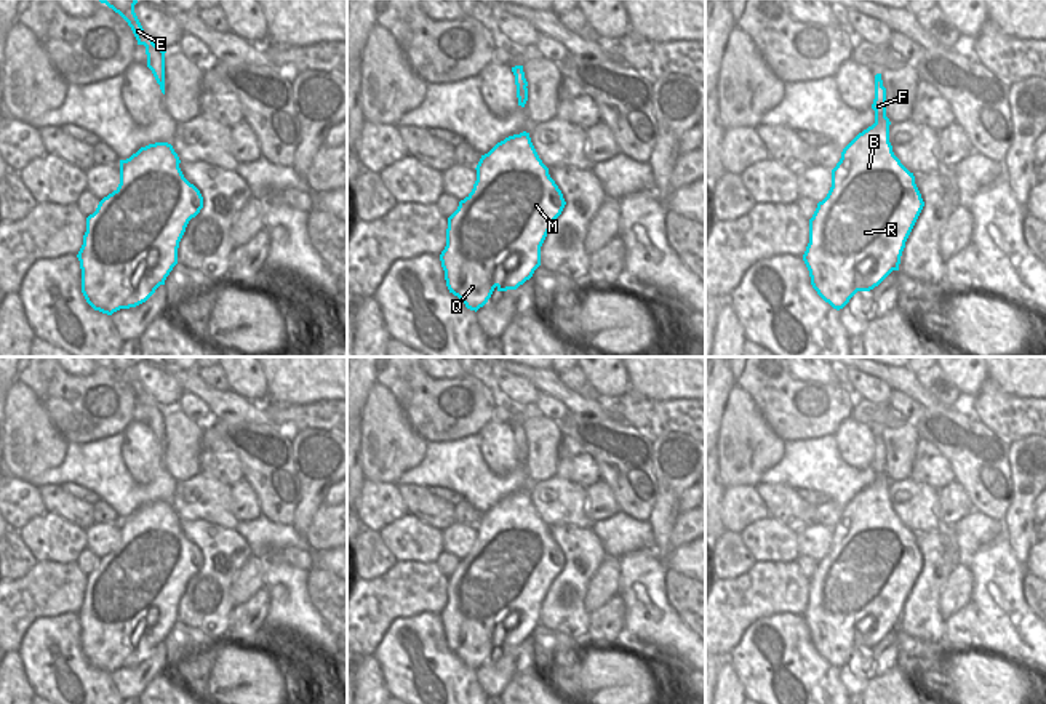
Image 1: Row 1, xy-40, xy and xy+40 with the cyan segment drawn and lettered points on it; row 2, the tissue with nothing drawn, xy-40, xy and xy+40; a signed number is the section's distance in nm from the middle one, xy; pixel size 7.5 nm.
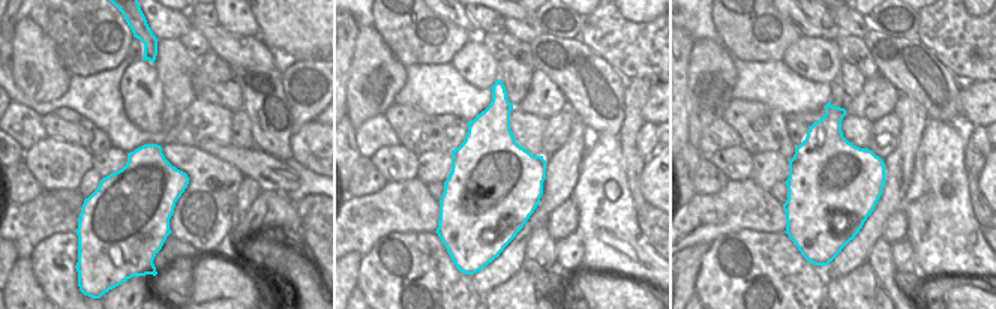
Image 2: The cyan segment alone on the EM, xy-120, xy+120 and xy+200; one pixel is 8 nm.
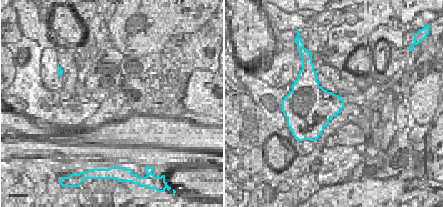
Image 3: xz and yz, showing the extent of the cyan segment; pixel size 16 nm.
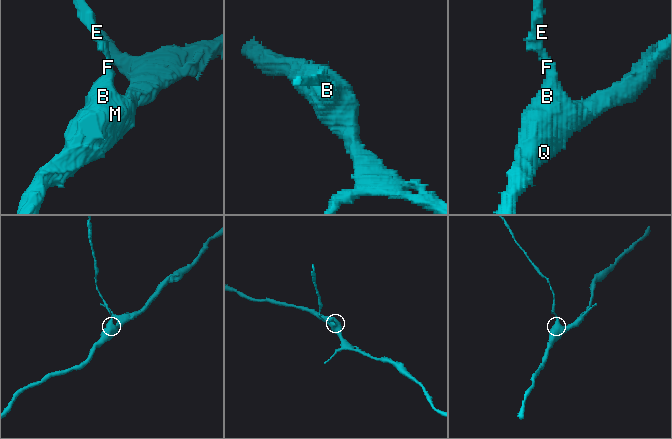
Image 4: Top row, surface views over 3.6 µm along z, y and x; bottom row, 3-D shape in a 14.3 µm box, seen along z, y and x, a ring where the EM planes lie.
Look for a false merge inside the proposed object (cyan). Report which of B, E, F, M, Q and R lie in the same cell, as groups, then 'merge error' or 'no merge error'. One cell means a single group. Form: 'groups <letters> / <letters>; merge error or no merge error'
groups B E F M Q R; no merge error

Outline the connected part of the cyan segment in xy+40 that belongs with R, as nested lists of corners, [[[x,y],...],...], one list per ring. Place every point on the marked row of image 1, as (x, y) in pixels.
[[[875,75],[875,123],[859,133],[832,170],[832,187],[809,219],[803,261],[811,285],[833,309],[899,270],[905,242],[924,206],[915,176],[894,155],[886,88]]]

